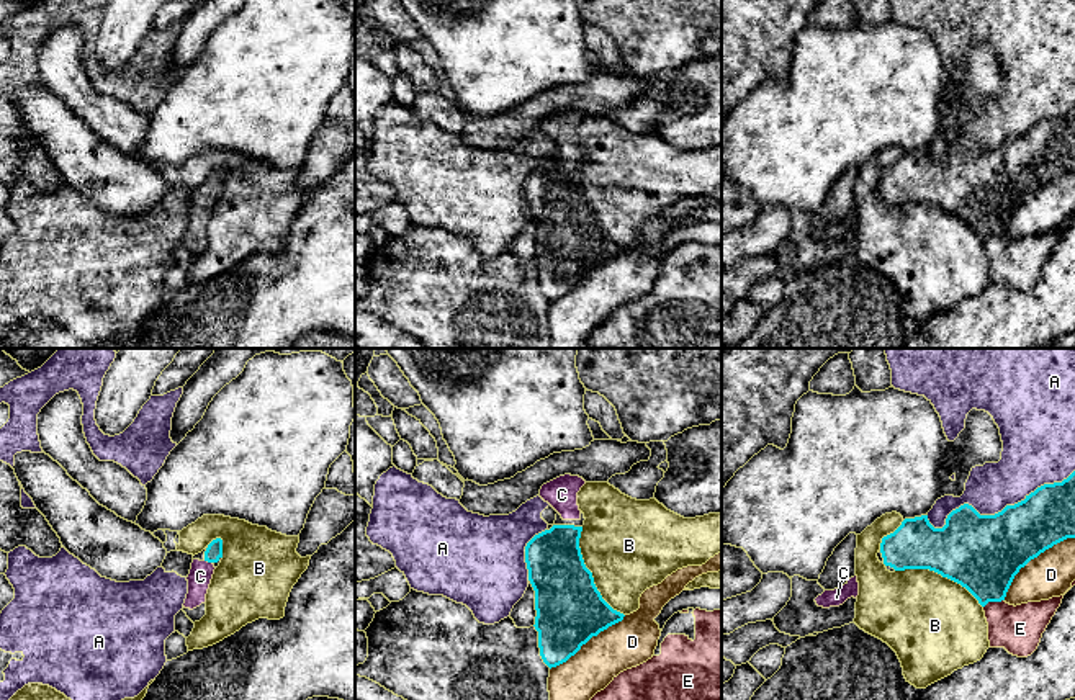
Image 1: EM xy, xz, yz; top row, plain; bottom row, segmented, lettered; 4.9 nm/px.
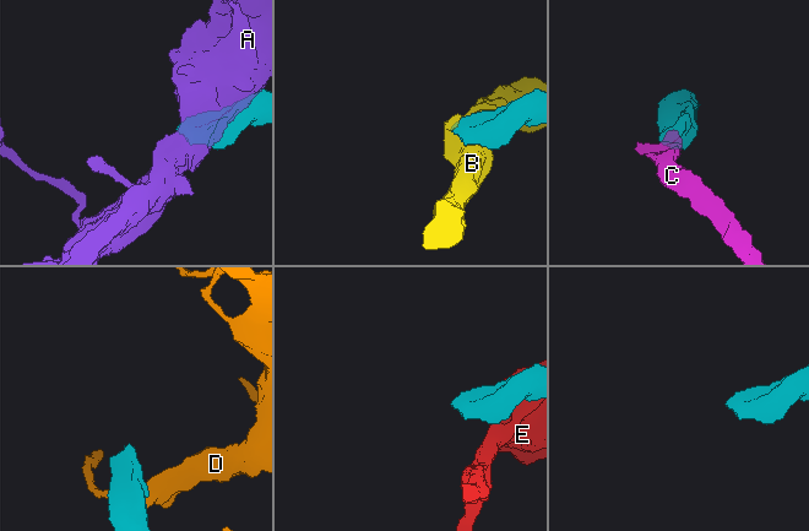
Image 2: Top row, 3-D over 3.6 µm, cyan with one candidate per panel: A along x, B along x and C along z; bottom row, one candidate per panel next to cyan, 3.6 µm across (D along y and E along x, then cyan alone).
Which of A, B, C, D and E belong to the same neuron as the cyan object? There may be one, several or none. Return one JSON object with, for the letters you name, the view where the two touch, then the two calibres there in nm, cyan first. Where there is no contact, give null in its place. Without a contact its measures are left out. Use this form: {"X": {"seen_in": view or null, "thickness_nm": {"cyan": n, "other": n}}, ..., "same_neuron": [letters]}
{"C": {"seen_in": "xy", "thickness_nm": {"cyan": 80, "other": 120}}, "same_neuron": ["C"]}

